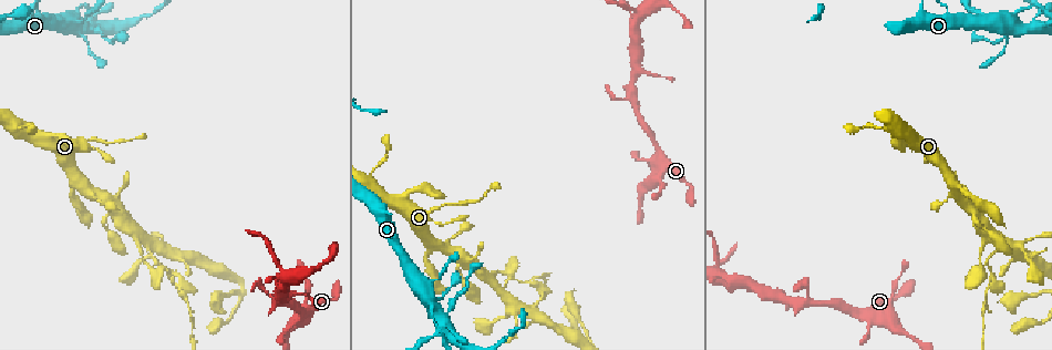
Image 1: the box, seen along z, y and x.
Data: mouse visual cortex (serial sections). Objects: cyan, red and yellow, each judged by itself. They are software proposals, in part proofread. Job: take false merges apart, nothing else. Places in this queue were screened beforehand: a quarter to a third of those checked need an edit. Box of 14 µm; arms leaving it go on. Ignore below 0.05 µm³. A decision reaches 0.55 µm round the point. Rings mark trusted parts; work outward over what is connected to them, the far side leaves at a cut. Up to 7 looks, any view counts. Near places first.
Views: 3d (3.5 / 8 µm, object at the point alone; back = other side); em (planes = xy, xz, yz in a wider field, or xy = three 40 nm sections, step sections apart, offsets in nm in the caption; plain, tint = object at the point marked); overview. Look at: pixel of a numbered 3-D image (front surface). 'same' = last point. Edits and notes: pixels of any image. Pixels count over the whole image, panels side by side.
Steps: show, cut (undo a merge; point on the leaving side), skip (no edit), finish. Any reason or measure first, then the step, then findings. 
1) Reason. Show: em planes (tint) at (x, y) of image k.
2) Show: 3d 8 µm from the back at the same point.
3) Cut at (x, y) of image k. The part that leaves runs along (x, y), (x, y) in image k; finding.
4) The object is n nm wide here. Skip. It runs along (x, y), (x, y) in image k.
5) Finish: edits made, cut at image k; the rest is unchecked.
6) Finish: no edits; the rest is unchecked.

Show: 3d 3.5 µm at (1010, 31) of image 1.

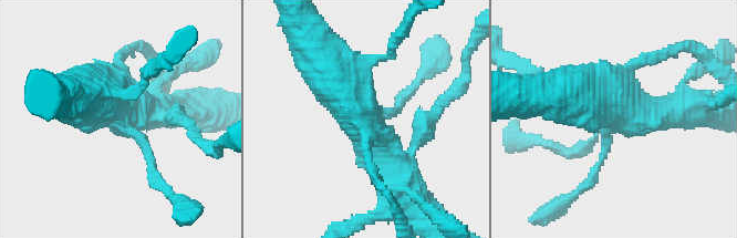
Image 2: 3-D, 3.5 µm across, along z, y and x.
Need the tissue. Show: em xy step 2 (tint) at (121, 121) of image 2.

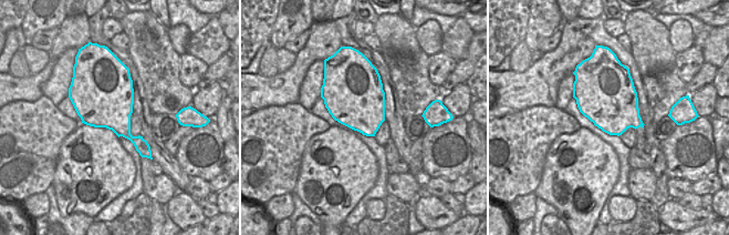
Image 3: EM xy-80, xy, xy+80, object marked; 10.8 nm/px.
Show: em planes (tint) at the same point.

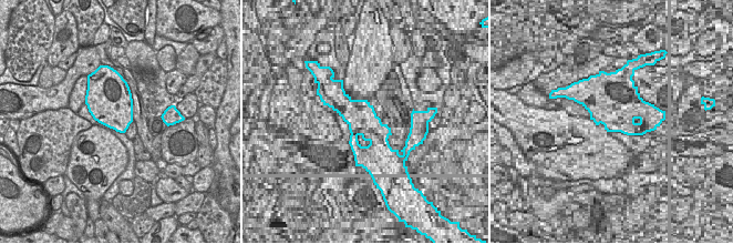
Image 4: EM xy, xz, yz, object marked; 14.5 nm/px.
The object is 650 nm wide here. Skip. It runs along (319, 59), (380, 141), (391, 177) in image 2; one cell here.

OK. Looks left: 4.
Narrows sharply. Show: em xy step 5 (tint) at (982, 320) of image 1.

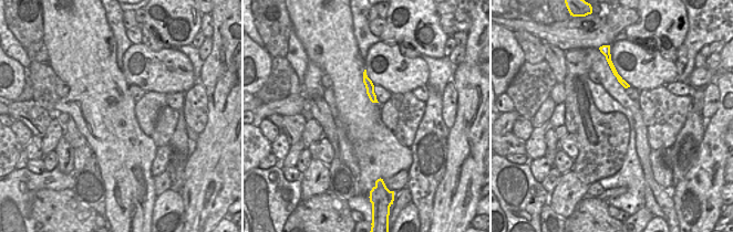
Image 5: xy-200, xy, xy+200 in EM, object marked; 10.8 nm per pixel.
See where the arms go. Show: 3d 3.5 µm at the same point.

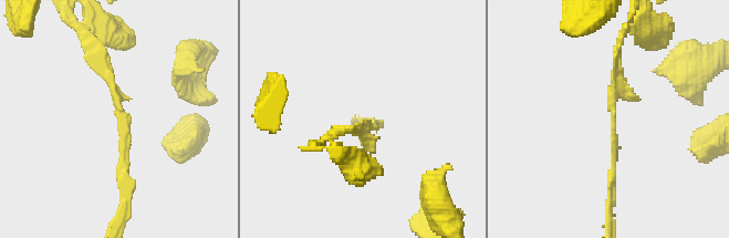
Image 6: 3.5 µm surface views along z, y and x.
Skip. It runs along (100, 51), (120, 109), (129, 194) in image 6; one cell here.

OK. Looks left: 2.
Finish: no edits; the rest is unchecked.

